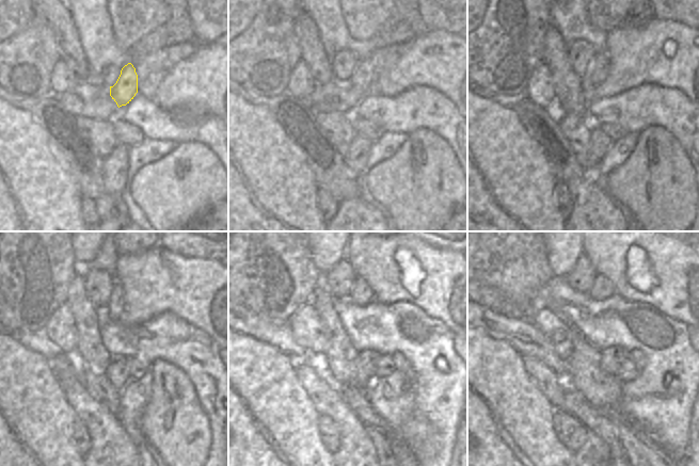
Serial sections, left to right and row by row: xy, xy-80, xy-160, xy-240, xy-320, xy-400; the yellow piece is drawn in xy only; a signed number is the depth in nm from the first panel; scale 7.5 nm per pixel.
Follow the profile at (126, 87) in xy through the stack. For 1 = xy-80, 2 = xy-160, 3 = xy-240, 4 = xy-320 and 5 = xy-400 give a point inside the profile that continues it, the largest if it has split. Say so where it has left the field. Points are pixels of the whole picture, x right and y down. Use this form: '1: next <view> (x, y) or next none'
1: next xy-80 (363, 75)
2: next xy-160 (599, 70)
3: next xy-240 (115, 306)
4: next xy-320 (361, 294)
5: next xy-400 (602, 287)

